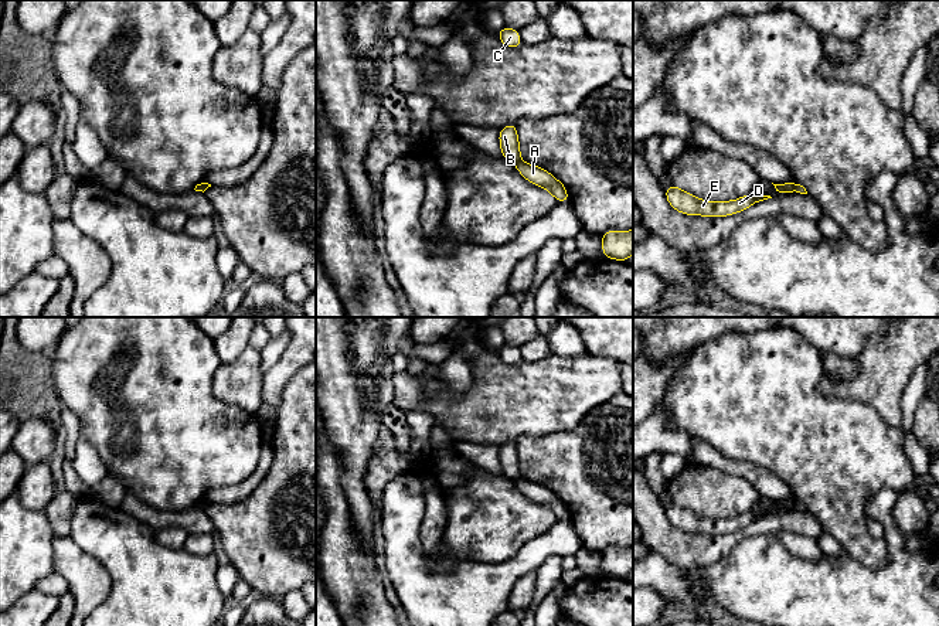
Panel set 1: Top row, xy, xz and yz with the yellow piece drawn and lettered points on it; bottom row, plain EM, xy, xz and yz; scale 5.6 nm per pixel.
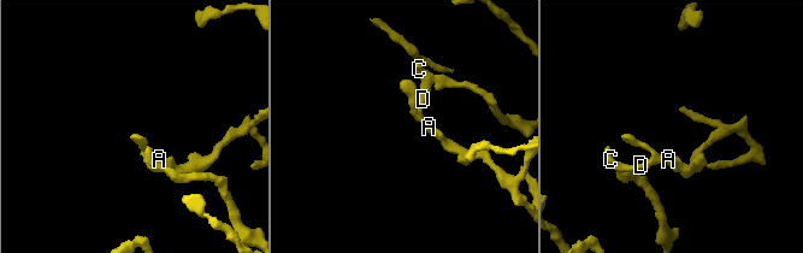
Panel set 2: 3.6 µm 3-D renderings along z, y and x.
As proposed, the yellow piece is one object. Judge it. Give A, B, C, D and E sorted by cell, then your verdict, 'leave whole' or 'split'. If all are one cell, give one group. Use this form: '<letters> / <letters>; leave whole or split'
A / B C D E; split

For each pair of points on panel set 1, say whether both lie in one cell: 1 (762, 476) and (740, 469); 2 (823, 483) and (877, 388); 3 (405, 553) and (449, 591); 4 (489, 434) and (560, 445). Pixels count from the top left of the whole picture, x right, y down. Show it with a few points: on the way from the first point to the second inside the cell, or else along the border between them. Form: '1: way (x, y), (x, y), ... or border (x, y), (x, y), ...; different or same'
1: way (757, 476), (745, 469); same
2: border (834, 397), (843, 401), (867, 404), (891, 427); different
3: way (412, 564), (438, 589); same
4: border (550, 432), (520, 436), (517, 439); different

